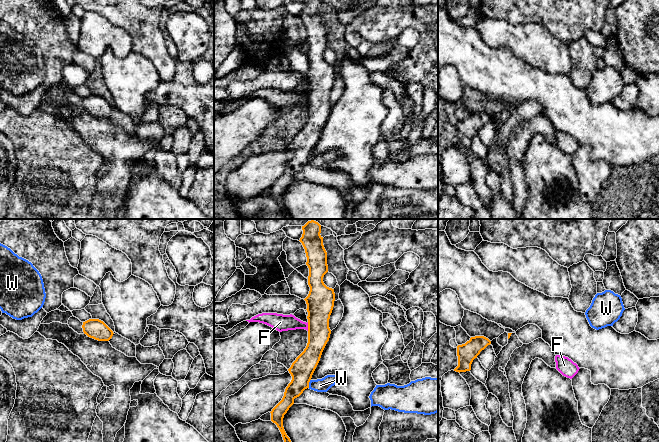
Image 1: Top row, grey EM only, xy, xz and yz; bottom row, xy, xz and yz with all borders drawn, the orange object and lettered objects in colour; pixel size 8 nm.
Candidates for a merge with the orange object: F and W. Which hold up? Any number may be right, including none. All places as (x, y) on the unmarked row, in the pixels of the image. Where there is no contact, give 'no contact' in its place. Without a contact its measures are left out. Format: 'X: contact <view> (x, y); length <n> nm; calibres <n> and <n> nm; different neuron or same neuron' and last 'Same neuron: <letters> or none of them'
F: contact xz (308, 102); length 70 nm; calibres 220 and 140 nm; different neuron
W: contact xz (308, 159); length 70 nm; calibres 190 and 110 nm; different neuron
Same neuron: none of them

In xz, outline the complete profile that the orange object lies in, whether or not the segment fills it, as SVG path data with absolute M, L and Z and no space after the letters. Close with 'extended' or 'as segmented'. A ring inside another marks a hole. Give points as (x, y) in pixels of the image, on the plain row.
M305 0L302 6L303 10L299 17L305 25L306 41L309 44L310 67L304 75L308 88L308 119L288 145L292 156L286 163L282 176L270 188L271 197L279 204L284 219L292 219L283 203L284 191L294 180L294 175L309 164L309 158L330 114L329 95L335 77L334 65L327 63L323 58L328 41L323 13L320 11L321 1Z; as segmented

